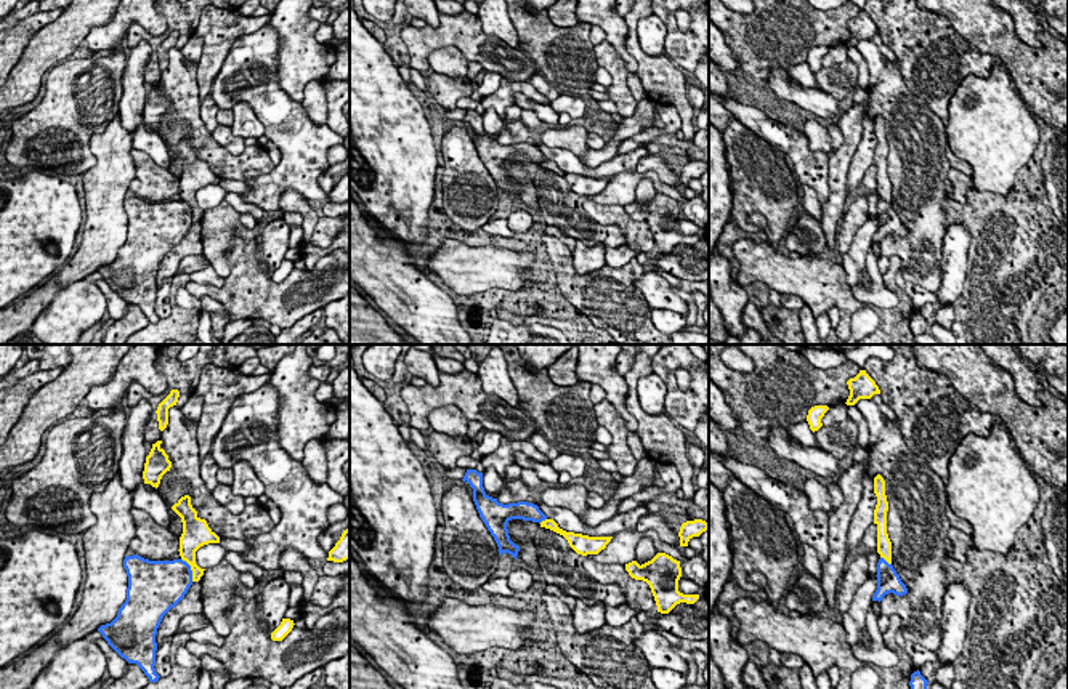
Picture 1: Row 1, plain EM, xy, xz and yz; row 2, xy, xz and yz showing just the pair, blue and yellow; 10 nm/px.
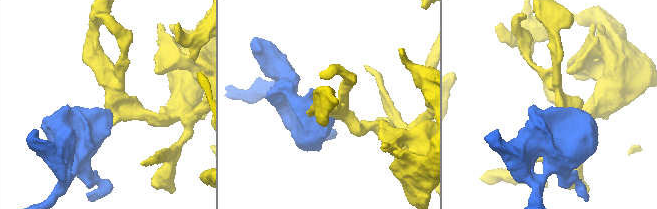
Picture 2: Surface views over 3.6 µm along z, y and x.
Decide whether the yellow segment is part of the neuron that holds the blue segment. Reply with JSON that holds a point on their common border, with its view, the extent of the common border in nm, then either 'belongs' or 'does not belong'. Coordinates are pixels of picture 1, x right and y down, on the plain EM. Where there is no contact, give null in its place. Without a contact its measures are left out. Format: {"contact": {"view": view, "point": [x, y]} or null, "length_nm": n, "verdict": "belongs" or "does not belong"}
{"contact": {"view": "xy", "point": [190, 210]}, "length_nm": 260, "verdict": "does not belong"}

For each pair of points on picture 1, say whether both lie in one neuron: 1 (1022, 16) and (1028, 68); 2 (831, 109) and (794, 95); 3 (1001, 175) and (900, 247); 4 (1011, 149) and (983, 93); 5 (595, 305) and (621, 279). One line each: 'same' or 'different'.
1: different
2: same
3: different
4: same
5: same

